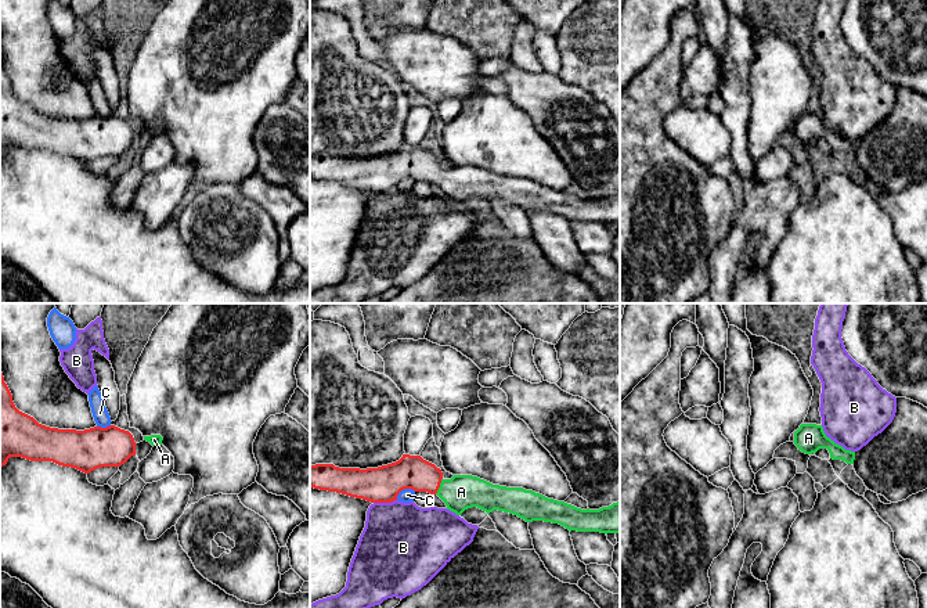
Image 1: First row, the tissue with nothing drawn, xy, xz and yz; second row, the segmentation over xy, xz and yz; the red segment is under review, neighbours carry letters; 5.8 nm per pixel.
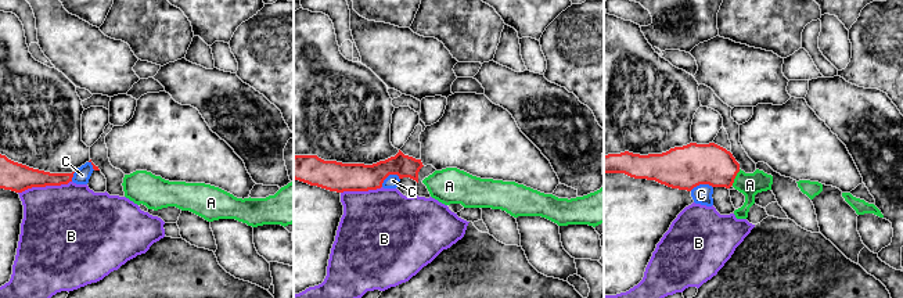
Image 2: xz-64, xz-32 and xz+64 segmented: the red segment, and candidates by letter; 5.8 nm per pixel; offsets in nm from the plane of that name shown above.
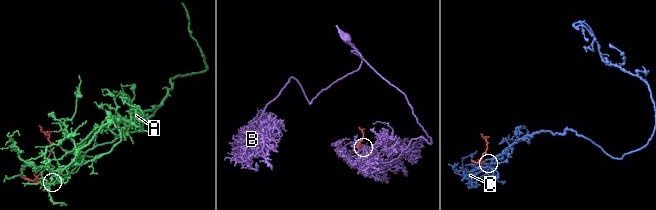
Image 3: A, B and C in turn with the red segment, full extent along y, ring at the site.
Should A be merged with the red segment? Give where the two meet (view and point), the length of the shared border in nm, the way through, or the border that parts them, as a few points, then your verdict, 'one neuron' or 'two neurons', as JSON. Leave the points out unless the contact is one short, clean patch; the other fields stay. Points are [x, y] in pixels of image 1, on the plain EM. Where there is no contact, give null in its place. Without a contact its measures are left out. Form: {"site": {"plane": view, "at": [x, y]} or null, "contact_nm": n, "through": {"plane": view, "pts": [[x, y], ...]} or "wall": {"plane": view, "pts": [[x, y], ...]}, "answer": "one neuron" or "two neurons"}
{"site": {"plane": "xz", "at": [439, 176]}, "contact_nm": 100, "through": {"plane": "xz", "pts": [[414, 162], [429, 168], [439, 176], [461, 182]]}, "answer": "one neuron"}

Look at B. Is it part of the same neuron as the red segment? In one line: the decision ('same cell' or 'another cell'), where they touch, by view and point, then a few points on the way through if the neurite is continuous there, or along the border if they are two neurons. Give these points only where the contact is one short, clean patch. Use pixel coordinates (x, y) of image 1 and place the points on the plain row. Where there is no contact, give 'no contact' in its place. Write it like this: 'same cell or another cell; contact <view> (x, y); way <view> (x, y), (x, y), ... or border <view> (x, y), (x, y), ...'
another cell; contact xz (385, 191)

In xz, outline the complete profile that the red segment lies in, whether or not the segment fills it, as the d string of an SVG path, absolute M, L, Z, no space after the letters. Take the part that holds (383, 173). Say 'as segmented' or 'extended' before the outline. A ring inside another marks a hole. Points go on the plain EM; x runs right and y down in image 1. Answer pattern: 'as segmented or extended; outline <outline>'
extended; outline M403 144L396 152L367 159L339 158L333 154L310 155L310 177L336 181L371 193L392 193L397 190L401 180L412 179L415 181L428 181L433 186L437 184L446 193L447 199L457 205L461 205L468 198L477 197L487 204L494 199L509 202L526 212L544 211L559 213L570 222L620 223L620 191L599 199L581 199L533 180L493 175L472 165L454 165L451 169L444 169L441 159L421 145Z

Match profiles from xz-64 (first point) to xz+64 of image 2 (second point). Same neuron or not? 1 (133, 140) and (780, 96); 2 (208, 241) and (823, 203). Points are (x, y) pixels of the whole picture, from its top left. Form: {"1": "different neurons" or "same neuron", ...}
{"1": "different neurons", "2": "different neurons"}

